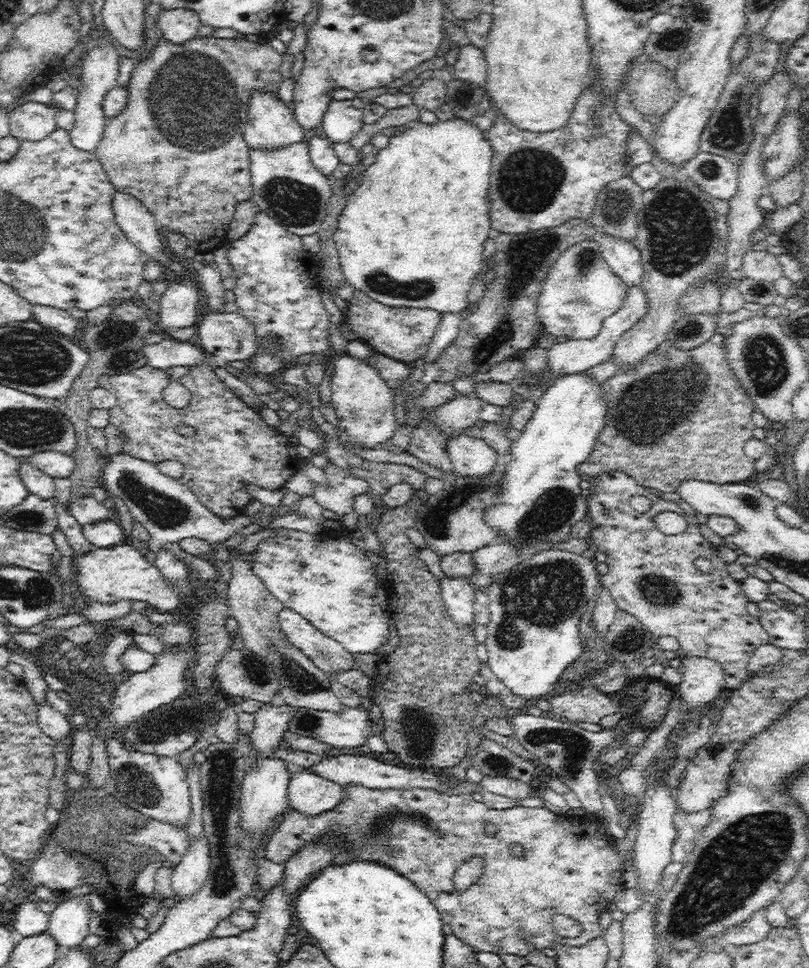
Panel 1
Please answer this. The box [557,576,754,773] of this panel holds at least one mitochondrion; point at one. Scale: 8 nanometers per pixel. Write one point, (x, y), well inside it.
(637, 637)

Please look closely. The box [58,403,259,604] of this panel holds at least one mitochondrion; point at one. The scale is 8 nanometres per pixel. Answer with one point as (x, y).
(164, 511)

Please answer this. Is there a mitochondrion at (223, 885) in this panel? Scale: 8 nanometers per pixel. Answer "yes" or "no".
yes

